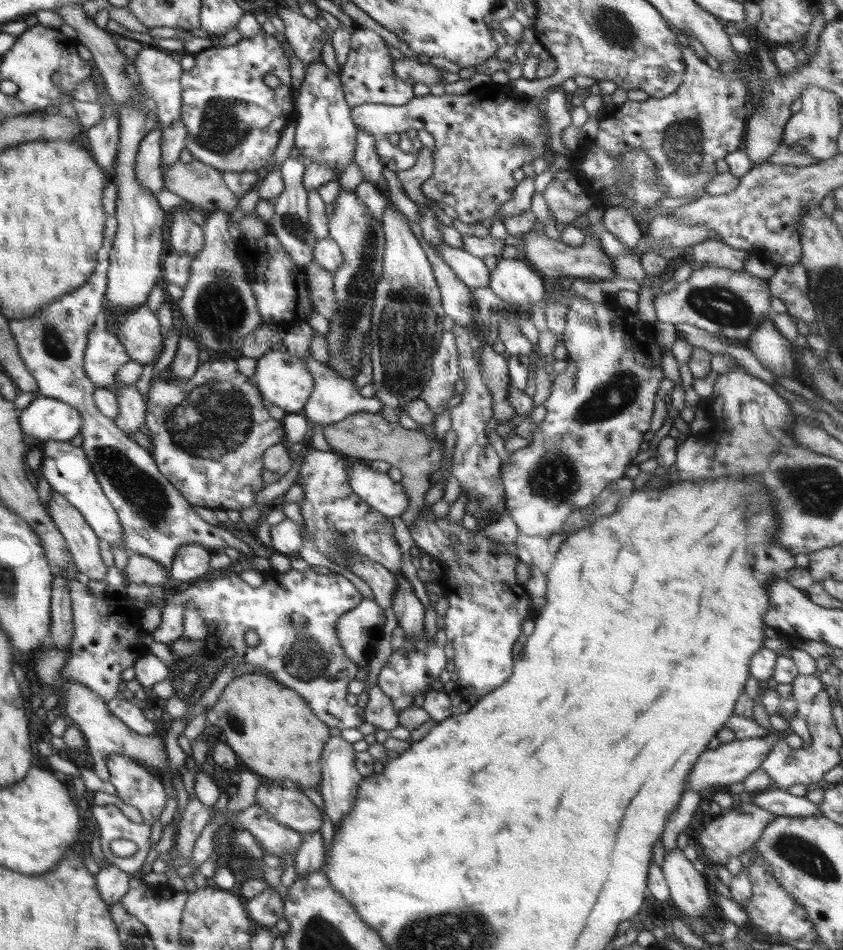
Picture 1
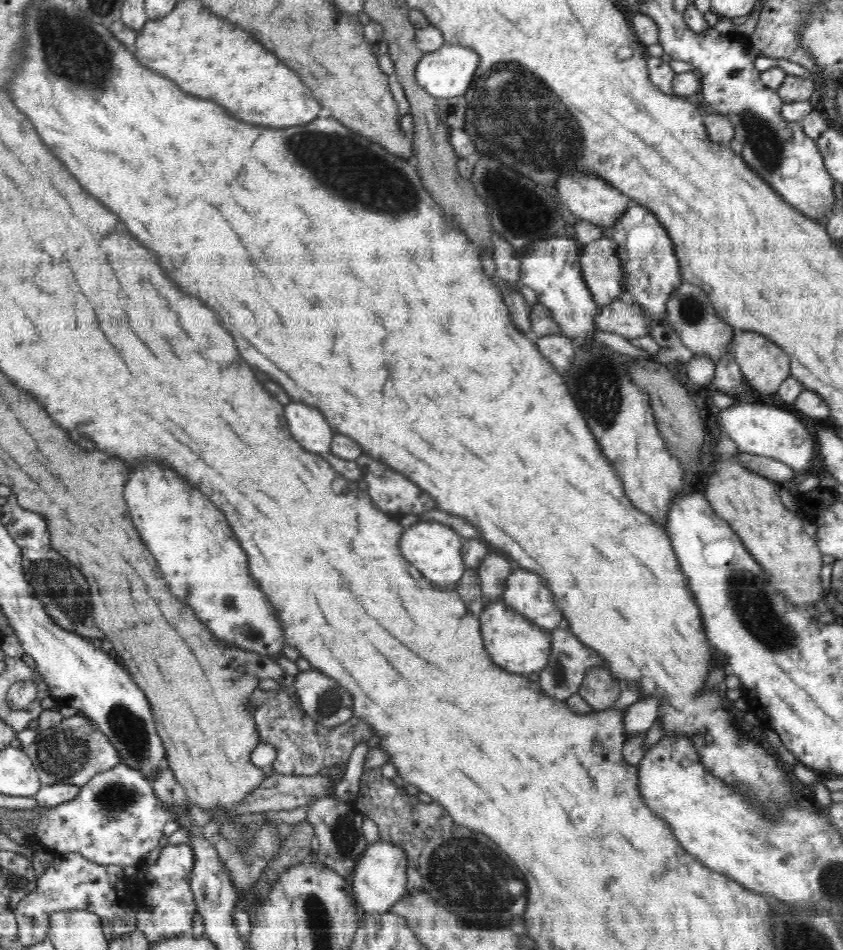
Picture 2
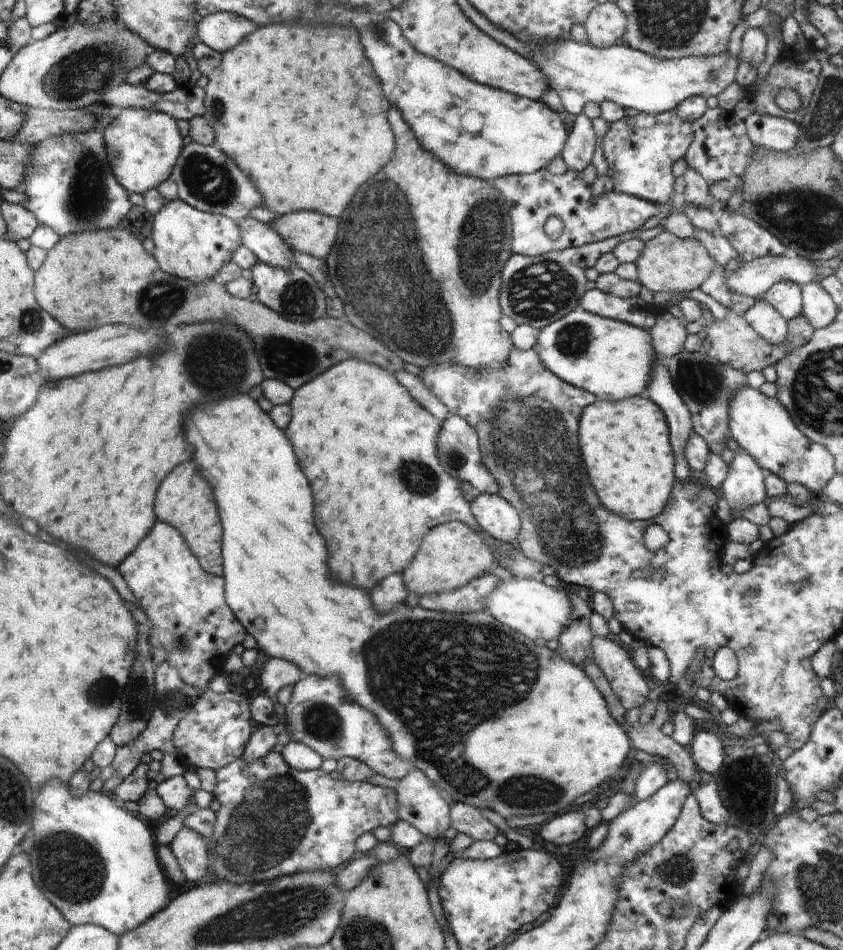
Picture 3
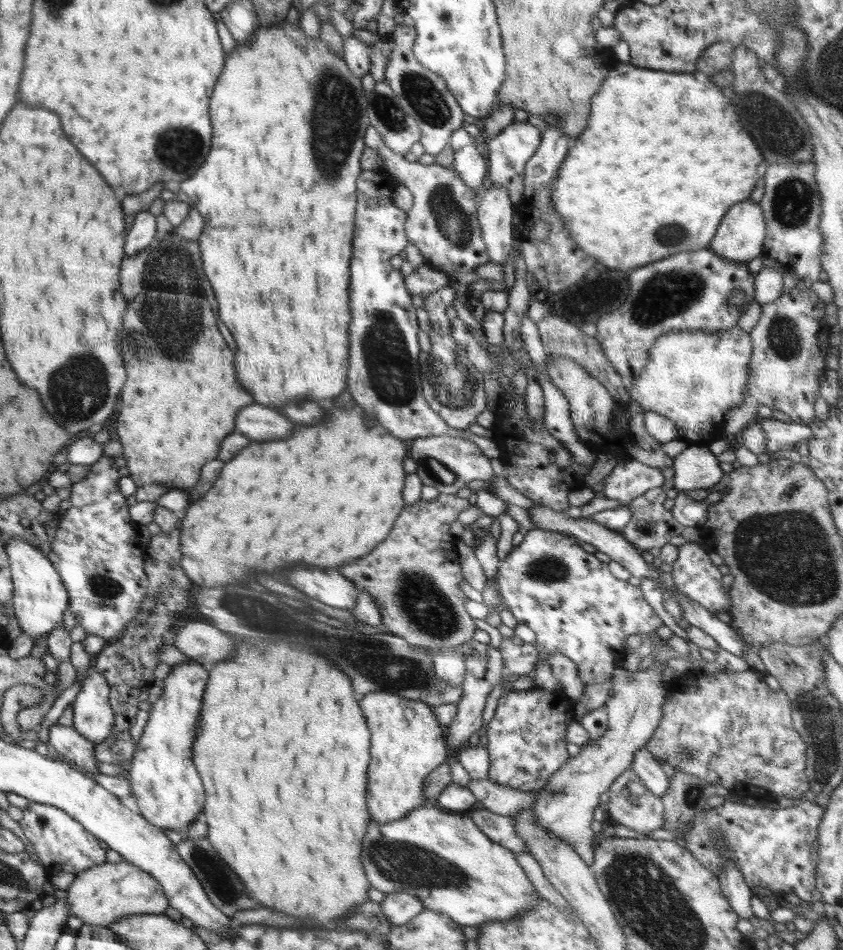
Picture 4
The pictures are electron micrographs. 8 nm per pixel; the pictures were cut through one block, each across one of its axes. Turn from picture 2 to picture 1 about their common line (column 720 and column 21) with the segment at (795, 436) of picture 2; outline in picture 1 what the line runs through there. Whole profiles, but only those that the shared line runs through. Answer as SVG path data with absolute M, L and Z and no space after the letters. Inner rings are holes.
M37 396L22 409L22 432L40 441L68 441L80 433L84 417L72 404L50 398Z

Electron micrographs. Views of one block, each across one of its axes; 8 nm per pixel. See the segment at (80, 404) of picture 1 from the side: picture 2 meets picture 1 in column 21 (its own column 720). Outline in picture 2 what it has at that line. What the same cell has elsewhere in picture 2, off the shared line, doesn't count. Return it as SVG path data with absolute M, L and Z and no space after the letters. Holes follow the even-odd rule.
M682 281L682 284L671 292L666 306L665 320L676 331L682 343L690 348L694 355L708 355L714 363L717 363L732 344L736 330L716 316L709 296L699 286Z

